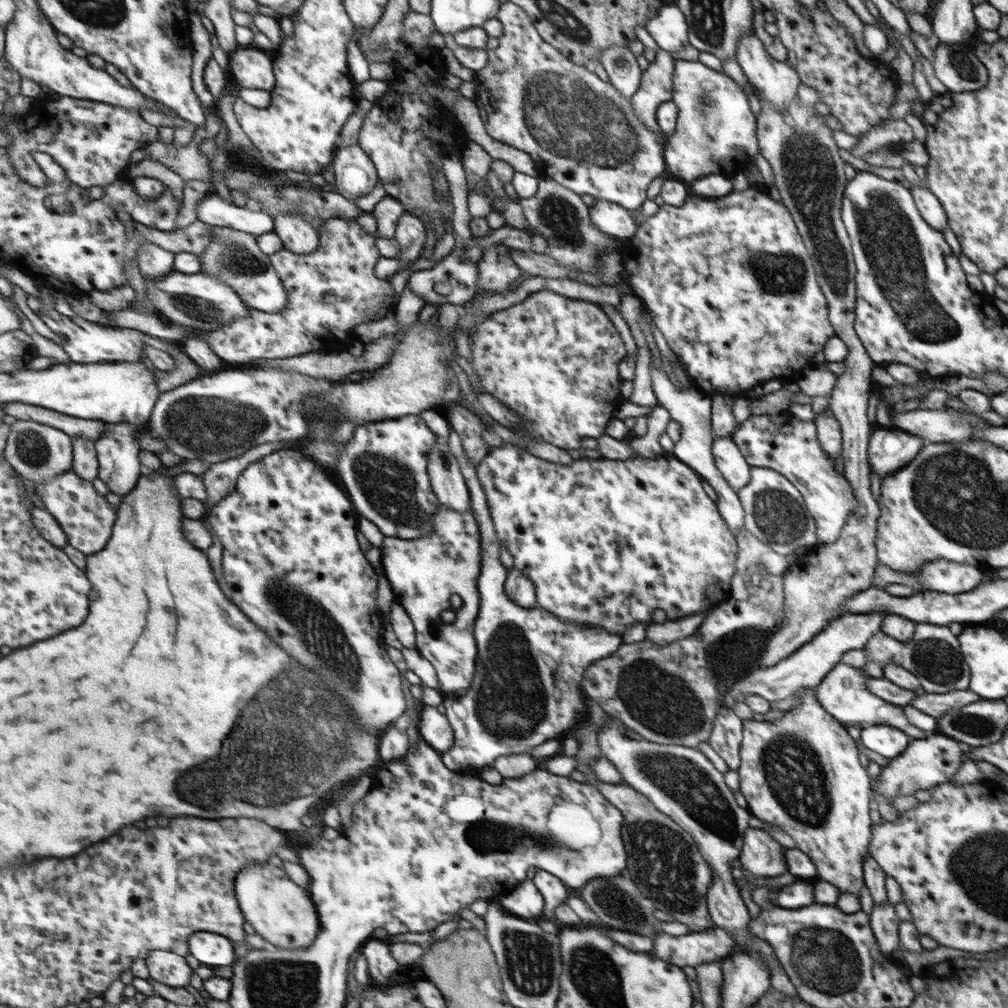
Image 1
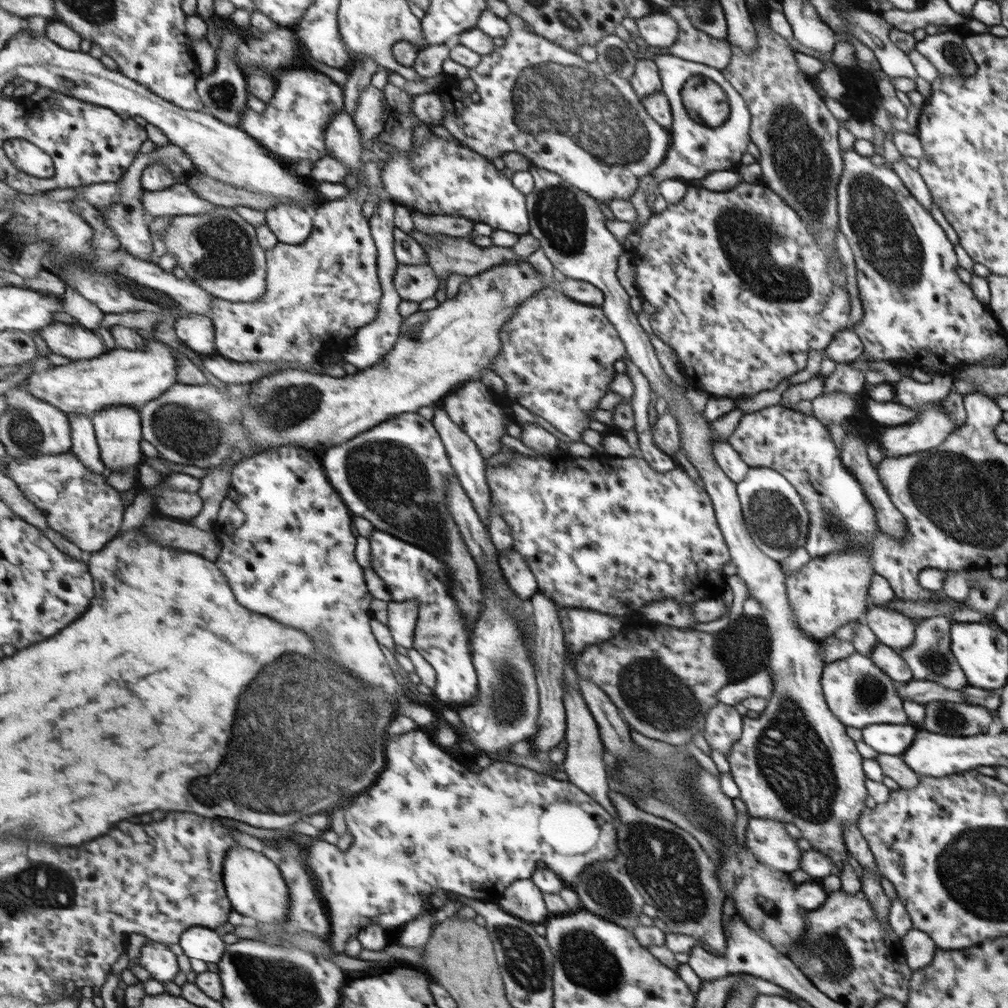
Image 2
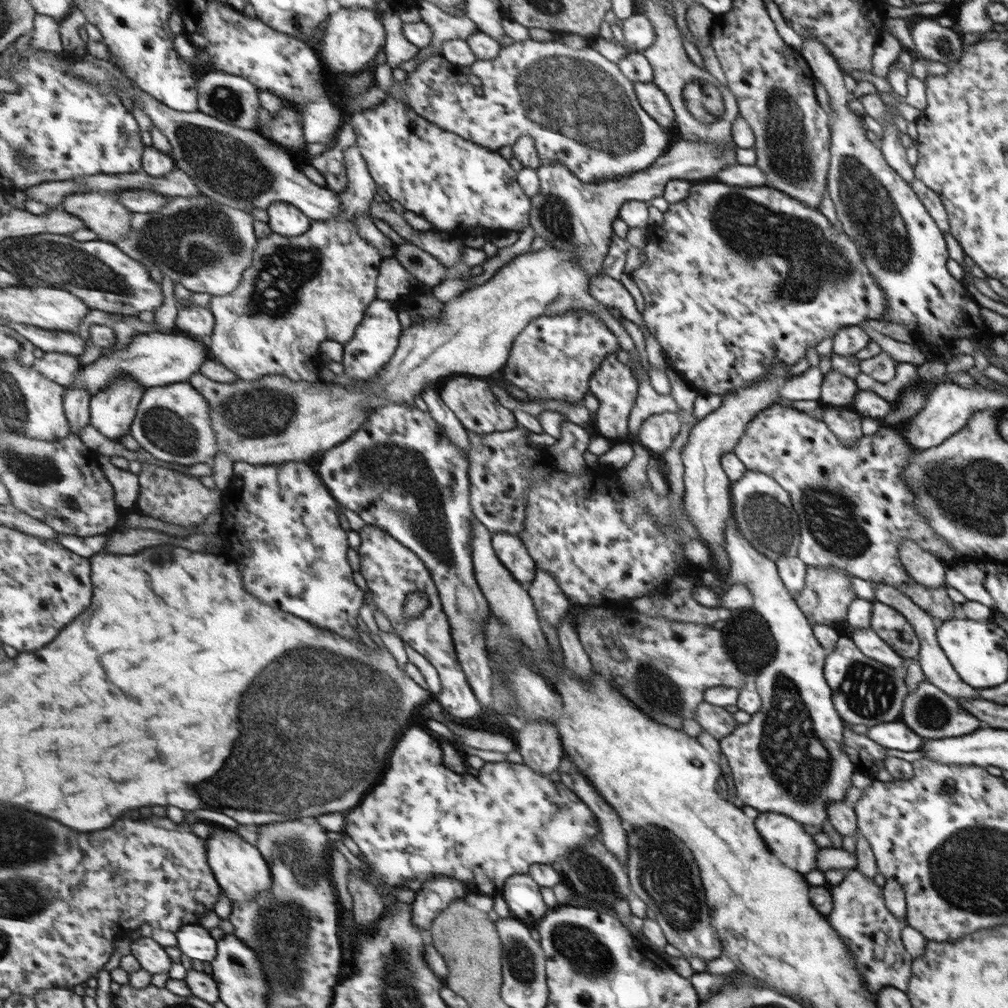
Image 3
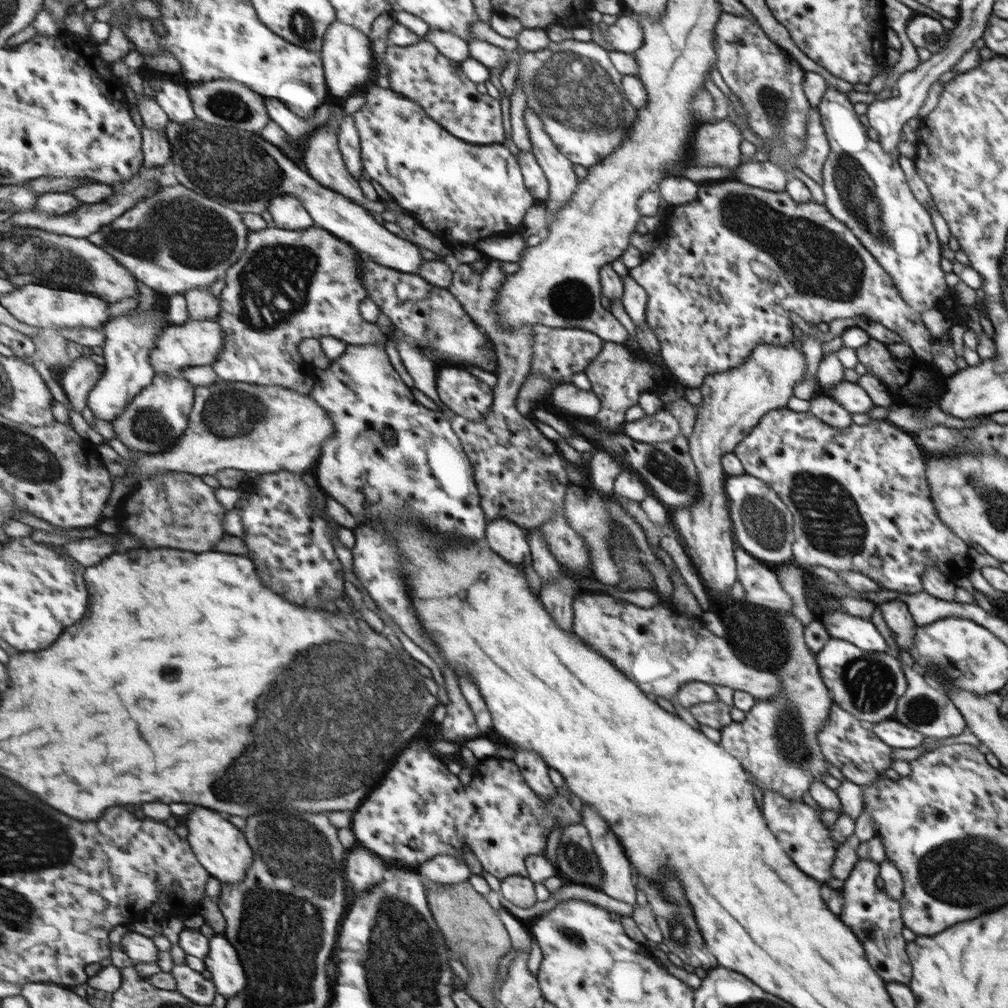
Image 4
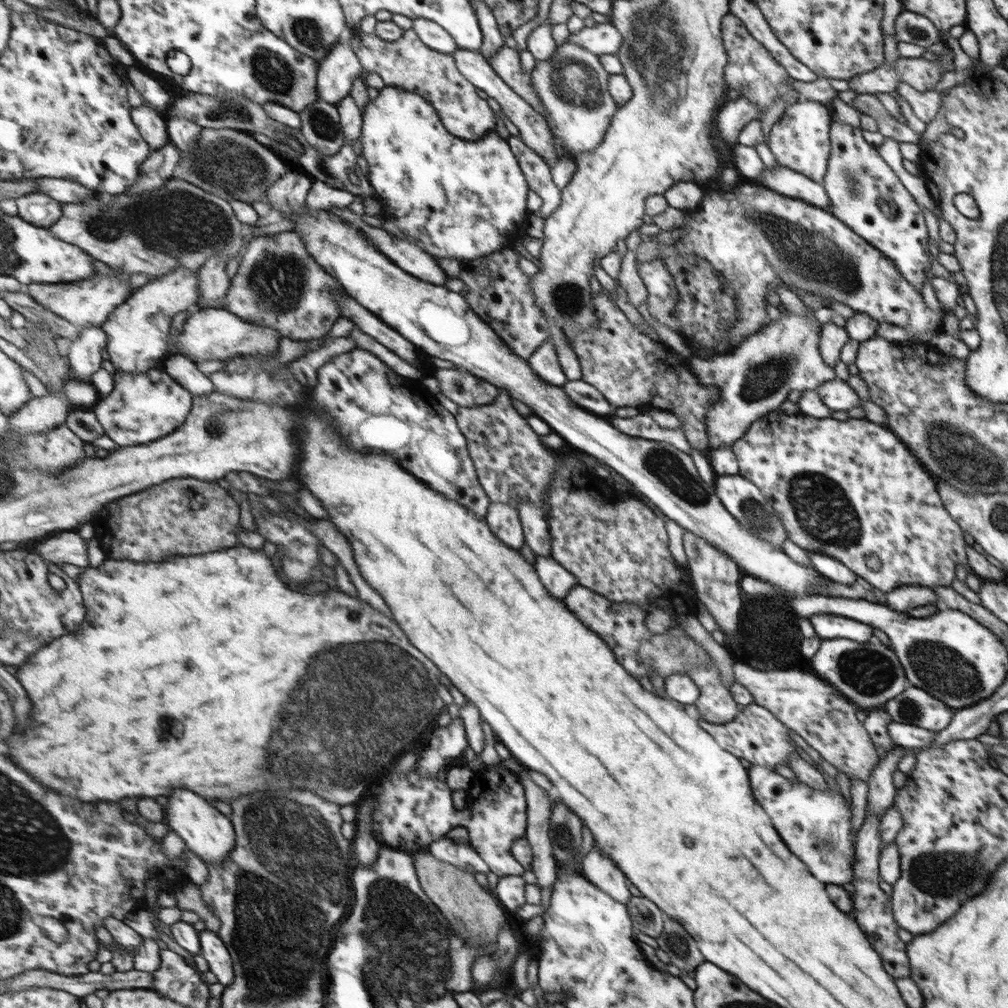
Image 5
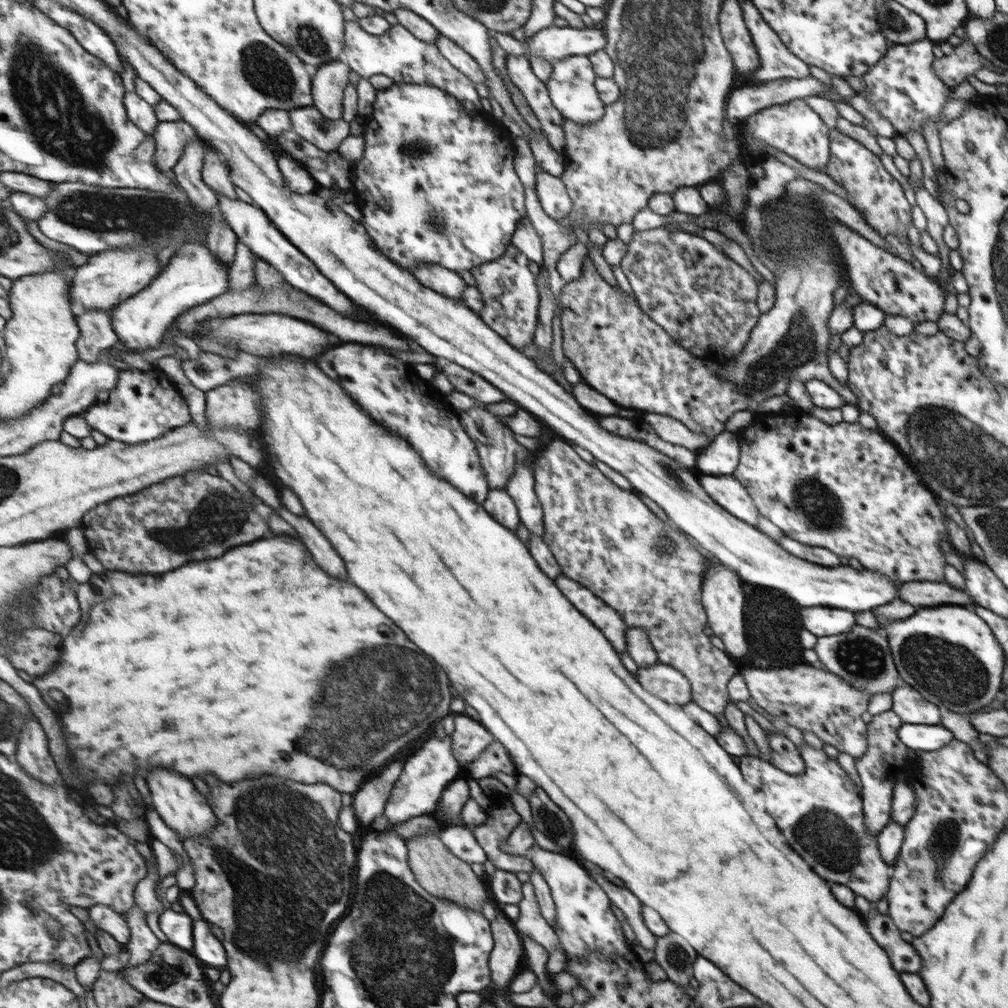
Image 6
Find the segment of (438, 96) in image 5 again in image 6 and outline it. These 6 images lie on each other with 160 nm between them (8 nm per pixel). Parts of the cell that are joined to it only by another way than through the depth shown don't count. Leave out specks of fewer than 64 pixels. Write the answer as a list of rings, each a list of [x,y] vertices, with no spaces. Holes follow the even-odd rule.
[[[357,20],[347,22],[346,43],[343,58],[353,71],[361,77],[369,78],[375,74],[384,74],[396,82],[411,84],[433,84],[437,88],[452,93],[468,112],[484,114],[481,96],[477,94],[475,82],[451,64],[436,44],[429,44],[415,37],[401,24],[391,26],[387,34],[376,36],[365,32]]]

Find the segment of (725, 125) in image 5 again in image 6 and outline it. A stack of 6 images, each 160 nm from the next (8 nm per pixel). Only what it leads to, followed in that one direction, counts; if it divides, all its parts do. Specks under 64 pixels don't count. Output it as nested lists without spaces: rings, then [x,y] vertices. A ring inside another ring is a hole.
[[[811,75],[803,78],[778,78],[758,86],[739,87],[733,89],[728,98],[728,121],[738,125],[762,108],[789,104],[805,96],[817,96],[821,92],[833,93],[834,89]]]

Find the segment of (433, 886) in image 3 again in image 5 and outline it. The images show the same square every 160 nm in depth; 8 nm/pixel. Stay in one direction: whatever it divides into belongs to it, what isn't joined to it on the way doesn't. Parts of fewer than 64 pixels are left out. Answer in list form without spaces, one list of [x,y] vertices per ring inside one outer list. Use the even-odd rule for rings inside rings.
[[[443,837],[431,844],[429,850],[433,857],[449,864],[455,864],[469,872],[483,872],[485,875],[492,872],[487,862],[481,858],[481,854],[477,853],[470,843],[461,844],[456,840]]]

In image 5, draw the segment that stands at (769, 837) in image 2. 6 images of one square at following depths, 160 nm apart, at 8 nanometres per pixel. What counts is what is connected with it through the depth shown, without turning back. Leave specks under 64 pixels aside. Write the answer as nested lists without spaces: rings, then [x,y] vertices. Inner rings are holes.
[[[750,764],[748,781],[752,784],[756,799],[765,804],[769,820],[781,828],[785,844],[789,844],[789,848],[793,848],[793,852],[797,852],[797,856],[809,864],[809,872],[813,872],[817,880],[833,885],[852,882],[856,836],[850,822],[851,807],[847,807],[841,795],[829,789],[827,784],[825,790],[818,790],[797,780],[791,782],[759,764]]]

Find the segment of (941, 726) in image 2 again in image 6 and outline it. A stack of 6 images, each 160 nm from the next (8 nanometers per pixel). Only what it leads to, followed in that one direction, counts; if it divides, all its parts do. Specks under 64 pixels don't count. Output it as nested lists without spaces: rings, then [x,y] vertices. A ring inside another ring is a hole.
[[[909,686],[895,687],[891,692],[892,712],[906,724],[938,726],[941,715],[935,704],[923,700],[916,690]]]

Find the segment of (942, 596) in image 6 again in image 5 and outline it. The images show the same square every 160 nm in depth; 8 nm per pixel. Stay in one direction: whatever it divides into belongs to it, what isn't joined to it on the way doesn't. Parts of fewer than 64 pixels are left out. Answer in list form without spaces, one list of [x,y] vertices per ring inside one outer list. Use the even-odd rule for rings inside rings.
[[[903,585],[893,589],[893,592],[887,592],[886,604],[889,608],[897,612],[909,612],[915,606],[923,604],[938,604],[938,598],[930,587]]]

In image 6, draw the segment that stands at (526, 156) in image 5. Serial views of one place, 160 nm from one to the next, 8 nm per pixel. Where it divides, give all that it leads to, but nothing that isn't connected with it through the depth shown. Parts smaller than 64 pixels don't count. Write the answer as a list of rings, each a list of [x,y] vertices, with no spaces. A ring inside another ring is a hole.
[[[539,170],[535,175],[533,189],[543,212],[555,222],[569,214],[570,200],[560,177],[554,177]]]

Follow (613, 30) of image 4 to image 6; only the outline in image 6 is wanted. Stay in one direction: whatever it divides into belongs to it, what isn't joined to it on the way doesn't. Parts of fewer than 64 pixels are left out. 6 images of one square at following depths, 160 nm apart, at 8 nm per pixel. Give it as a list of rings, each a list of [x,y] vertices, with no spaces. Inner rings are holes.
[[[548,27],[537,31],[528,40],[528,56],[546,58],[550,64],[564,59],[566,56],[588,56],[595,51],[601,51],[605,43],[604,32],[597,28],[556,28]]]

